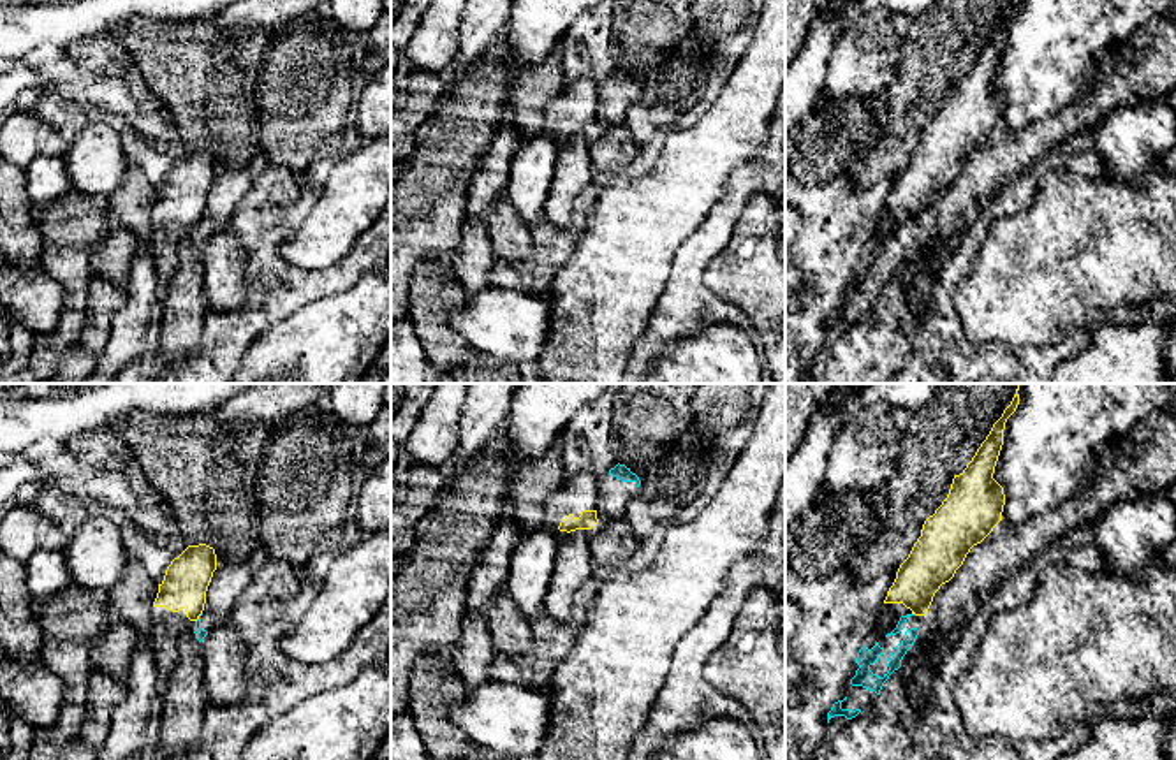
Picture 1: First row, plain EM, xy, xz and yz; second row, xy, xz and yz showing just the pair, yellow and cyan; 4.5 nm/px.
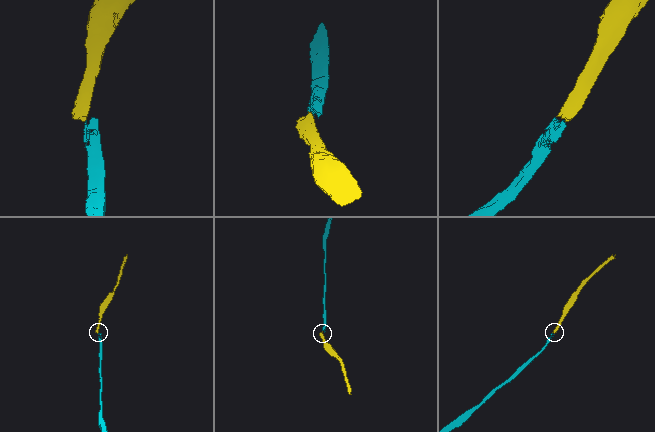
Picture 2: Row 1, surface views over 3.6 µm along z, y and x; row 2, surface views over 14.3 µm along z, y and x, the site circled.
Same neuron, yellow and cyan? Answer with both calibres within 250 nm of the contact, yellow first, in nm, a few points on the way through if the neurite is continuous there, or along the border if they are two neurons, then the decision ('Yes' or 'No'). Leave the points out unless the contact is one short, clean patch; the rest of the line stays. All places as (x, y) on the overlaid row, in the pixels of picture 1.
Thickness 220 nm (yellow) against 40 nm. Boundary: yz (912, 613), (916, 614). No

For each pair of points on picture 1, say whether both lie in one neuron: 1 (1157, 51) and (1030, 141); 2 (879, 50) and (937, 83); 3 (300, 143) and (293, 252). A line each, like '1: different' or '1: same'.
1: same
2: different
3: different

